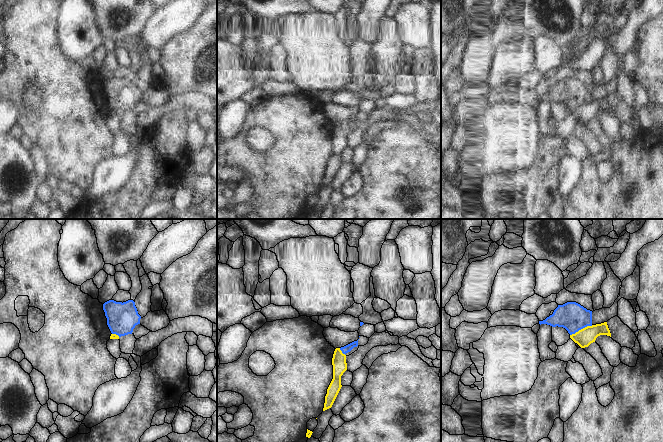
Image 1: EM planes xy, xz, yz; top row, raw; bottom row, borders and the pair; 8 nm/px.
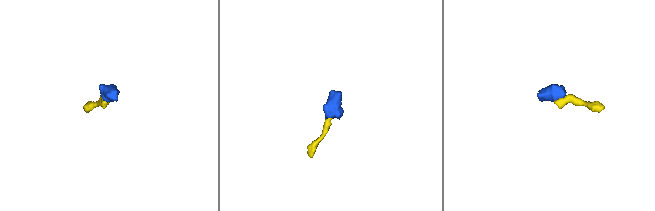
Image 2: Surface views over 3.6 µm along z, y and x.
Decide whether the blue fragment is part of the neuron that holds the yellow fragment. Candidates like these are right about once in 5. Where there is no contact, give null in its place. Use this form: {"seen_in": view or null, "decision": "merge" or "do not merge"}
{"seen_in": "yz", "decision": "do not merge"}

